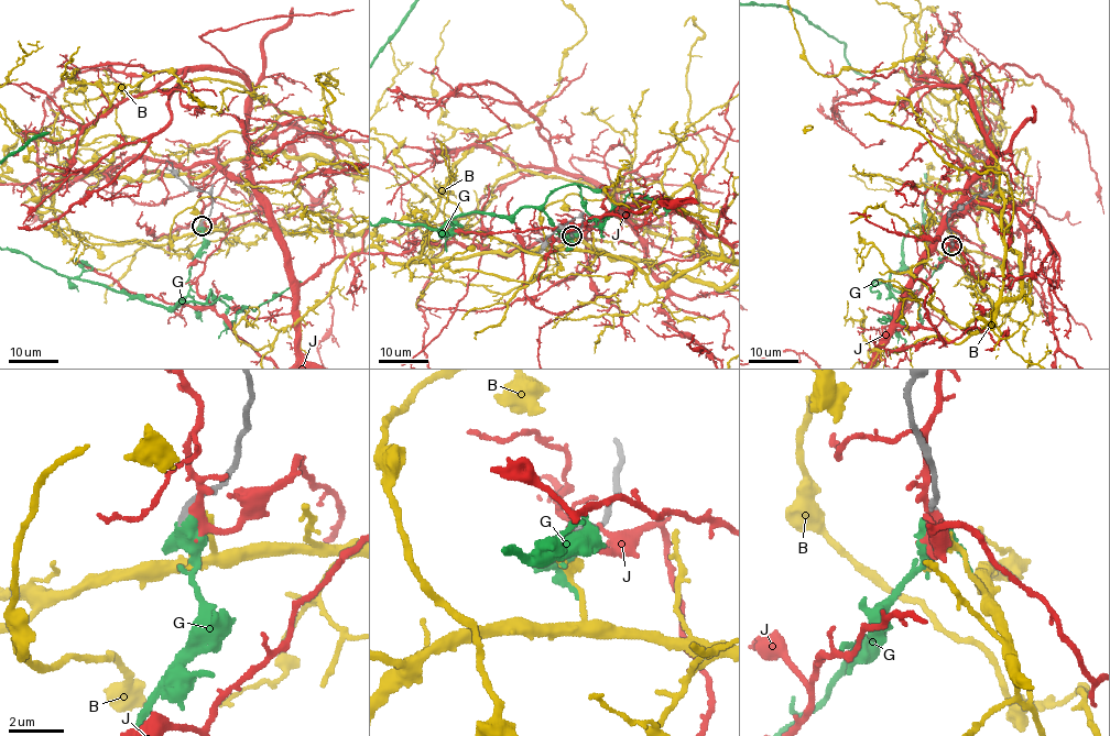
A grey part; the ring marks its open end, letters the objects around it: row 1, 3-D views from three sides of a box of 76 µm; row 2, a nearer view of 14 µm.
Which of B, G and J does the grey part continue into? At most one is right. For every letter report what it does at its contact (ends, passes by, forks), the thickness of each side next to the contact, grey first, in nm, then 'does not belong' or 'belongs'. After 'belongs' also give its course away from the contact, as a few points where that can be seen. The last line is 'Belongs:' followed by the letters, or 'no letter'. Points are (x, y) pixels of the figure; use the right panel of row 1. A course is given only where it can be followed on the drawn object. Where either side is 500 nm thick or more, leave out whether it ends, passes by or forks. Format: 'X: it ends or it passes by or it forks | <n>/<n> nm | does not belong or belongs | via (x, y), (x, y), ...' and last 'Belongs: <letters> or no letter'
B: it passes by | 420/360 nm | does not belong
G: it forks | 440/420 nm | belongs
J: it passes by | 460/360 nm | does not belong
Belongs: G

